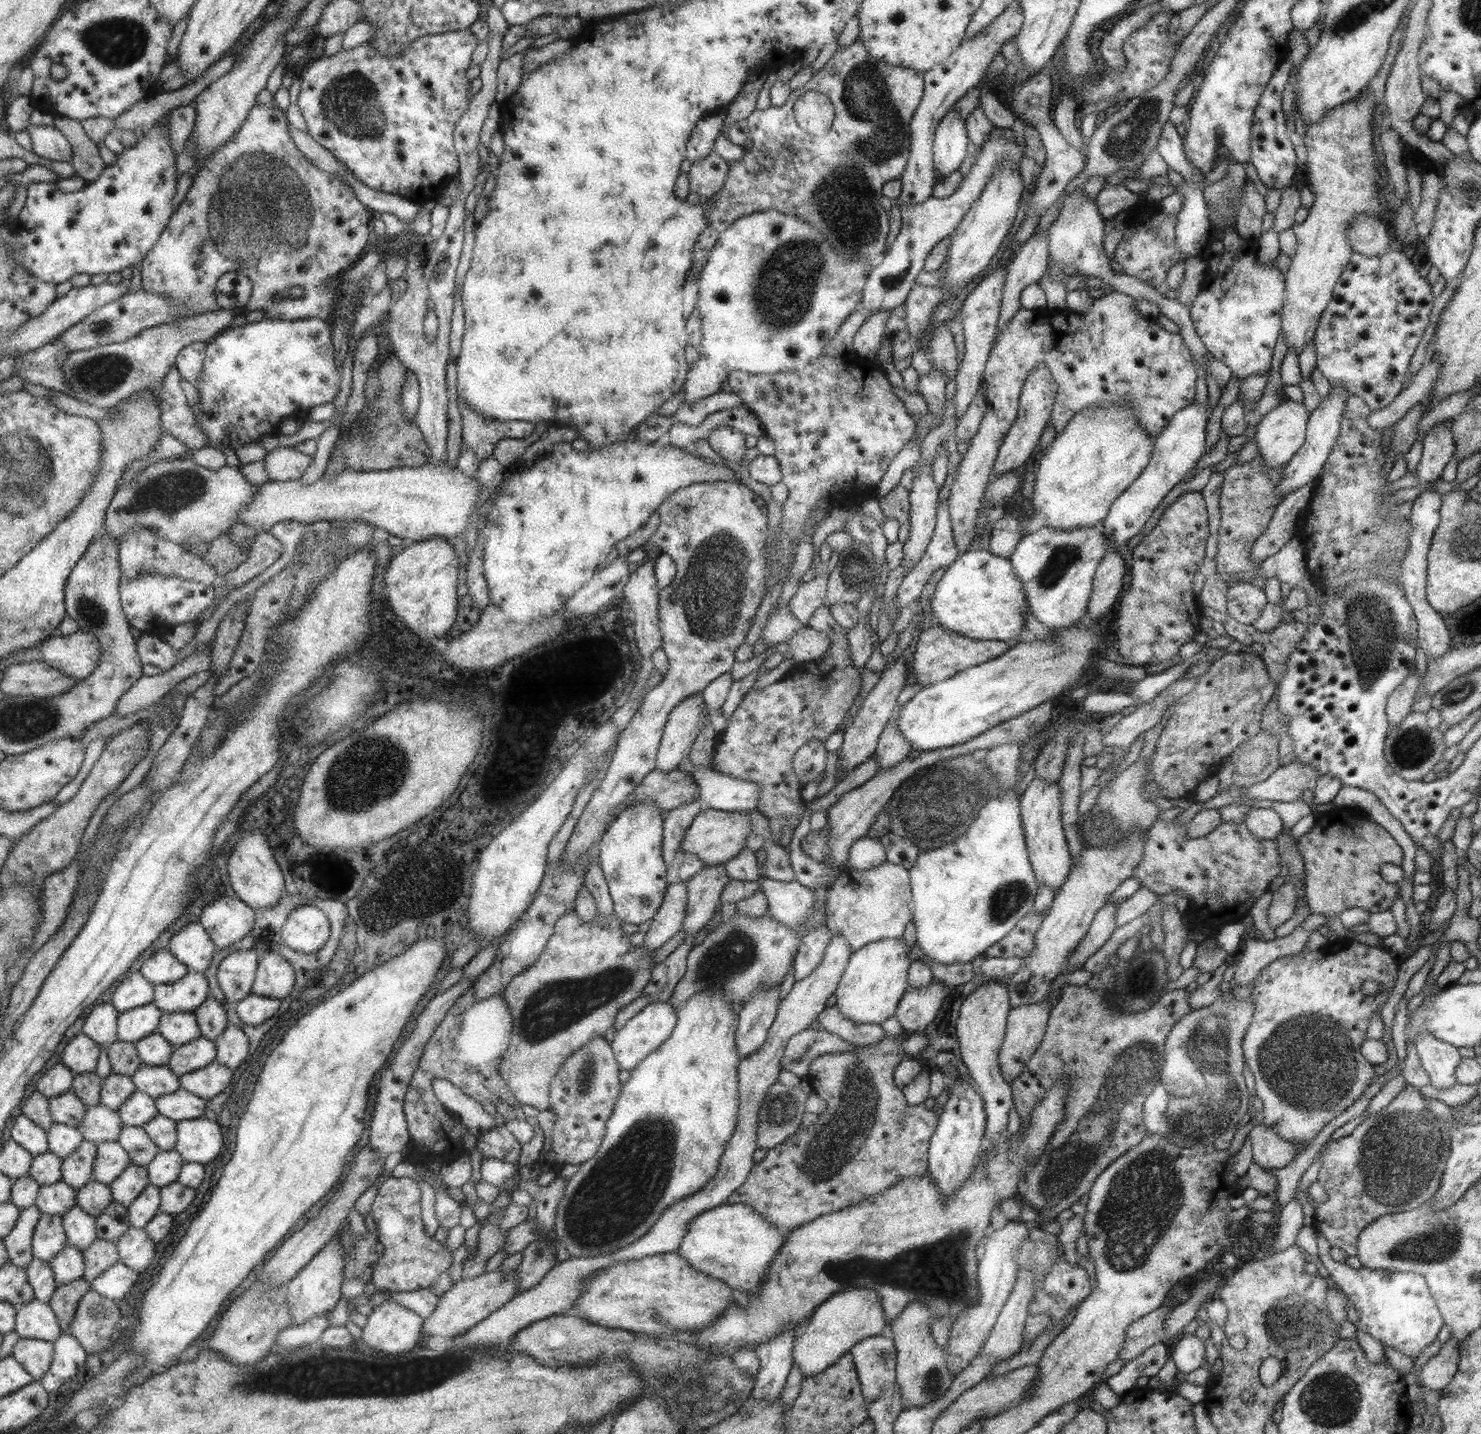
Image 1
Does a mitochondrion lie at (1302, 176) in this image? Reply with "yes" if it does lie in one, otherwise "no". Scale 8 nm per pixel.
no

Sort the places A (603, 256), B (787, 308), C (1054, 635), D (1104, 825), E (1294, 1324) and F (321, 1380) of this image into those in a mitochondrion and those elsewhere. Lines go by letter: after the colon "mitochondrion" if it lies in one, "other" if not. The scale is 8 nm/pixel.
A: mitochondrion
B: mitochondrion
C: other
D: mitochondrion
E: mitochondrion
F: mitochondrion

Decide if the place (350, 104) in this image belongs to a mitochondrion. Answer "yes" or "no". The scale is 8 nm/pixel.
yes

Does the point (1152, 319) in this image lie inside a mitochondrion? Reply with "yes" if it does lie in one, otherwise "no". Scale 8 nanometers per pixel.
no

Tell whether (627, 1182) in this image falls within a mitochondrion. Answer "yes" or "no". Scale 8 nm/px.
yes

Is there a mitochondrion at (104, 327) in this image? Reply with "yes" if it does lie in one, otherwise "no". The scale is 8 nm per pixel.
yes

